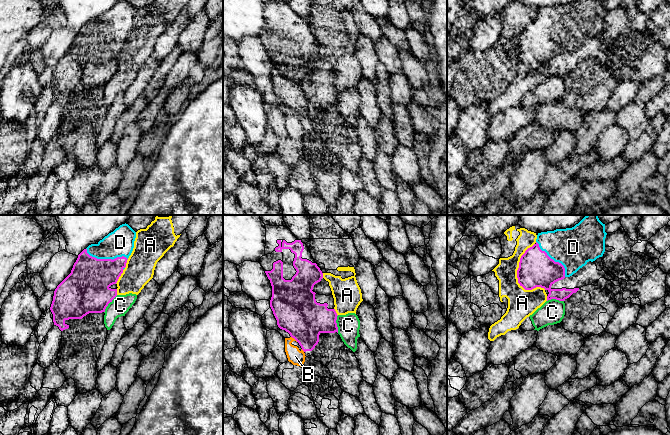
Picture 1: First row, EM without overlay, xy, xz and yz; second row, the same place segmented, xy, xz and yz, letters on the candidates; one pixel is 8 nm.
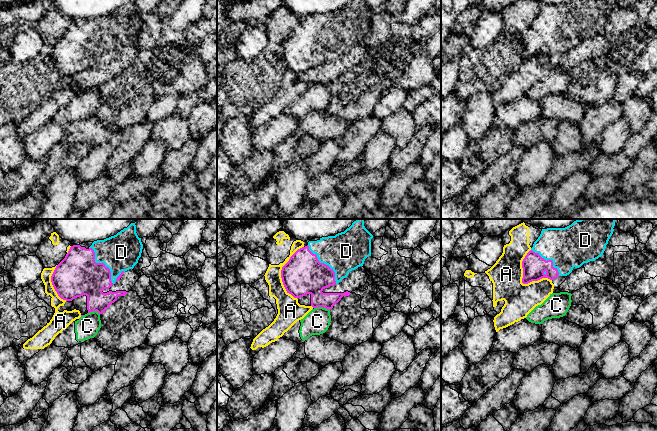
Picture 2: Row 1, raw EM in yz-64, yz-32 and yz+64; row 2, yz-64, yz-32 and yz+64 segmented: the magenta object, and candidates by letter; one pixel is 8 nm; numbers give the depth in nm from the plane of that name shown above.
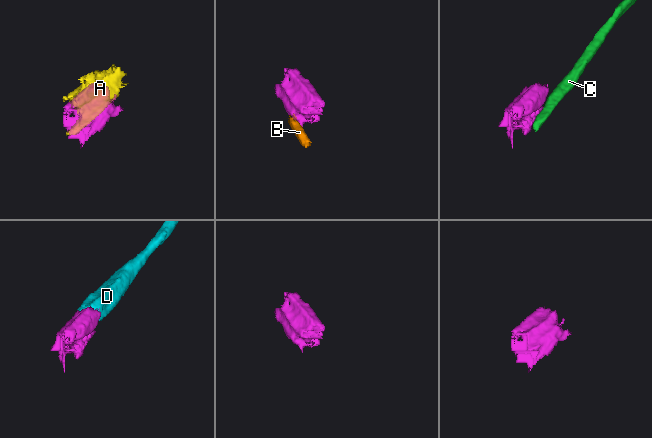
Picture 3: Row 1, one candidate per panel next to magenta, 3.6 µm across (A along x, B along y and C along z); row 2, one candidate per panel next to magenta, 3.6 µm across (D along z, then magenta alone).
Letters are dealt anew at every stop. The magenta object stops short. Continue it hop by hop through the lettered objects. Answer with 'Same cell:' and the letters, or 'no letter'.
Same cell: D

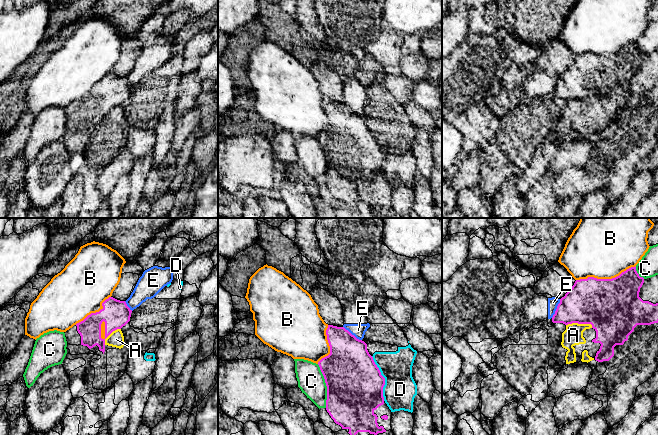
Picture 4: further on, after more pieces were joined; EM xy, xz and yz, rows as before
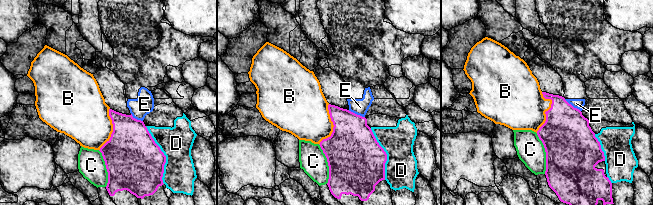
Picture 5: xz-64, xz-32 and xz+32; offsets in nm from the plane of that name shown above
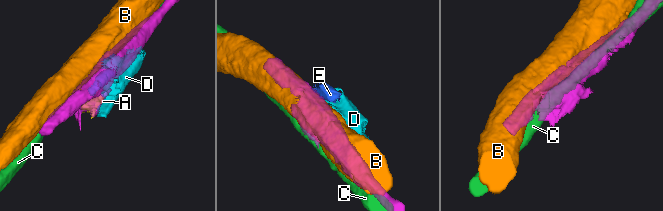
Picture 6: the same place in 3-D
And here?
Same cell: A

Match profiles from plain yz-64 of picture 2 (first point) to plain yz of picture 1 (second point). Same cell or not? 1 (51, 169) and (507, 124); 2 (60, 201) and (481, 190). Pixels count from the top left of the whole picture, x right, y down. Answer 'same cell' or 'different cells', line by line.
1: different cells
2: different cells

